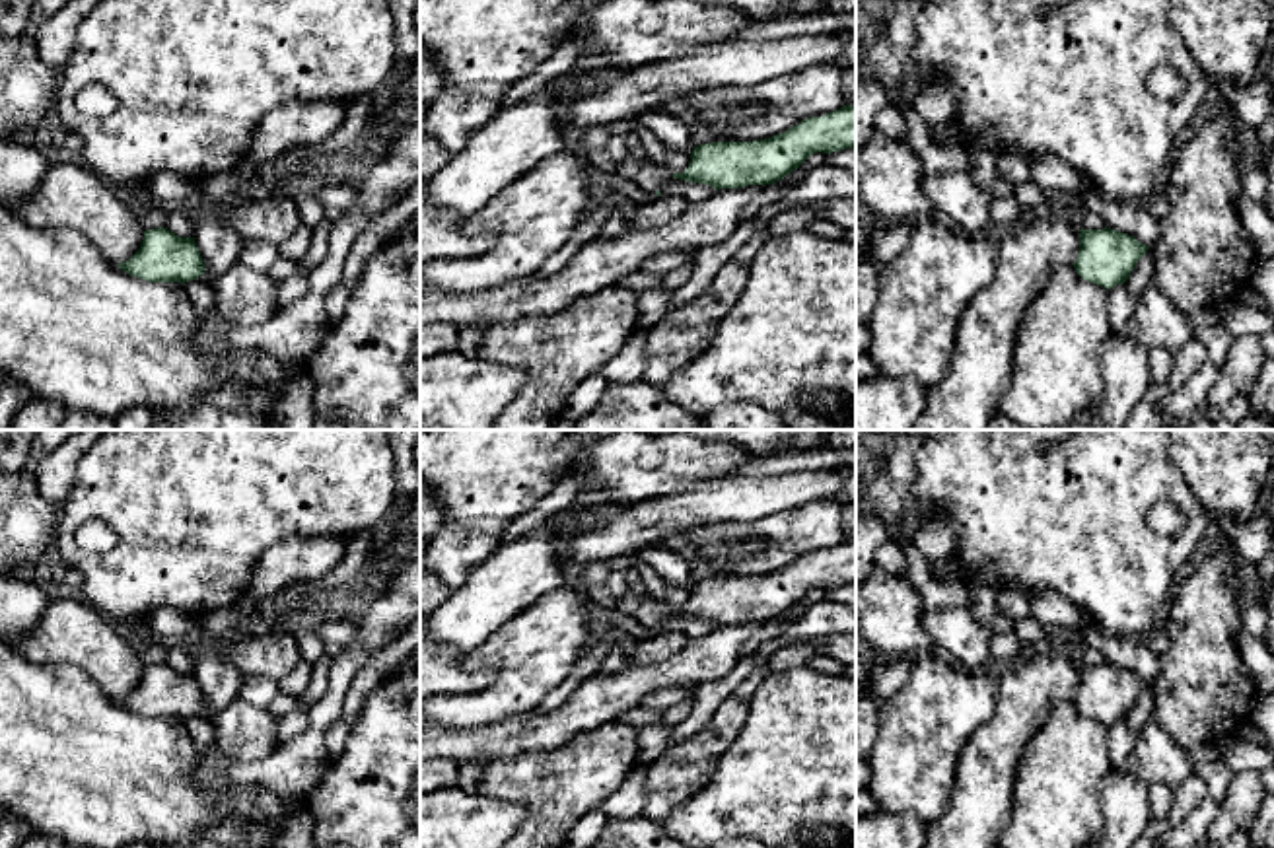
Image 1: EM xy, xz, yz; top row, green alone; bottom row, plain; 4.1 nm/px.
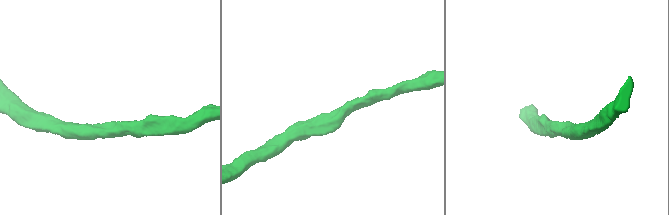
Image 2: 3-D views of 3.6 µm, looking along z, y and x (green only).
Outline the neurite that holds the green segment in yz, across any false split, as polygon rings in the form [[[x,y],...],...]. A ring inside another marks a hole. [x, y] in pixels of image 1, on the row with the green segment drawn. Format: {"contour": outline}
{"contour": [[[1081,228],[1079,251],[1072,266],[1083,280],[1111,290],[1128,280],[1132,268],[1148,249],[1136,237],[1111,228]]]}

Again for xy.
{"contour": [[[167,228],[146,230],[140,249],[117,265],[148,282],[189,282],[204,274],[204,261],[195,237],[179,237]]]}

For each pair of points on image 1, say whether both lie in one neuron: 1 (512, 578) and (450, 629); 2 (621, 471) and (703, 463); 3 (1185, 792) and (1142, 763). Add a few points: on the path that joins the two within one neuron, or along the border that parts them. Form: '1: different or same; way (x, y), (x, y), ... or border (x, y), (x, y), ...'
1: same; way (496, 590), (465, 619)
2: same; way (640, 465), (683, 463)
3: different; border (1193, 773), (1173, 790)

